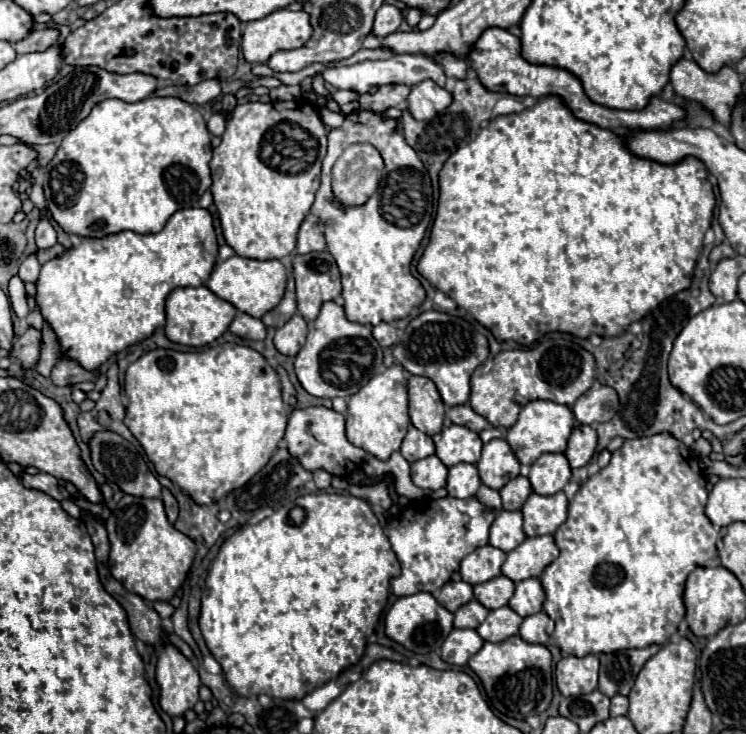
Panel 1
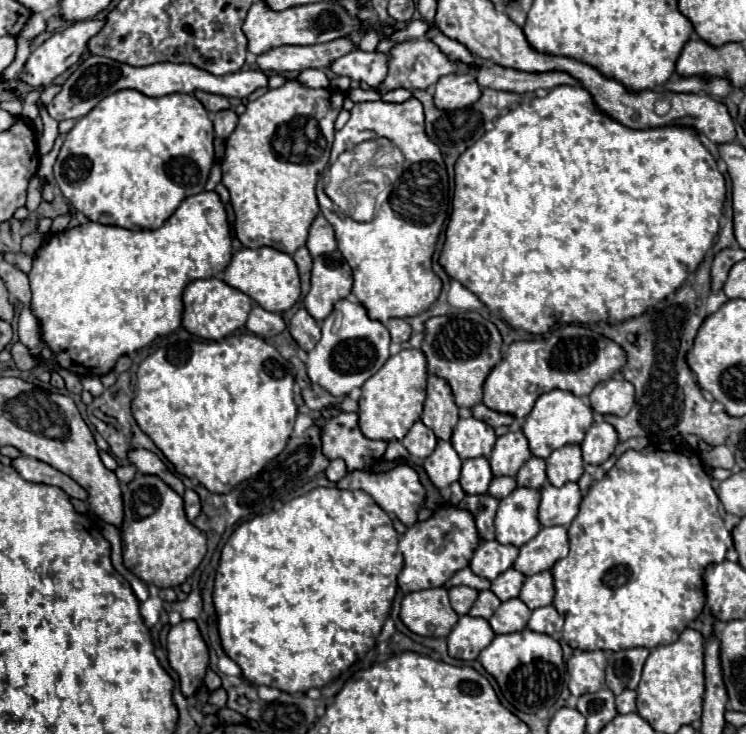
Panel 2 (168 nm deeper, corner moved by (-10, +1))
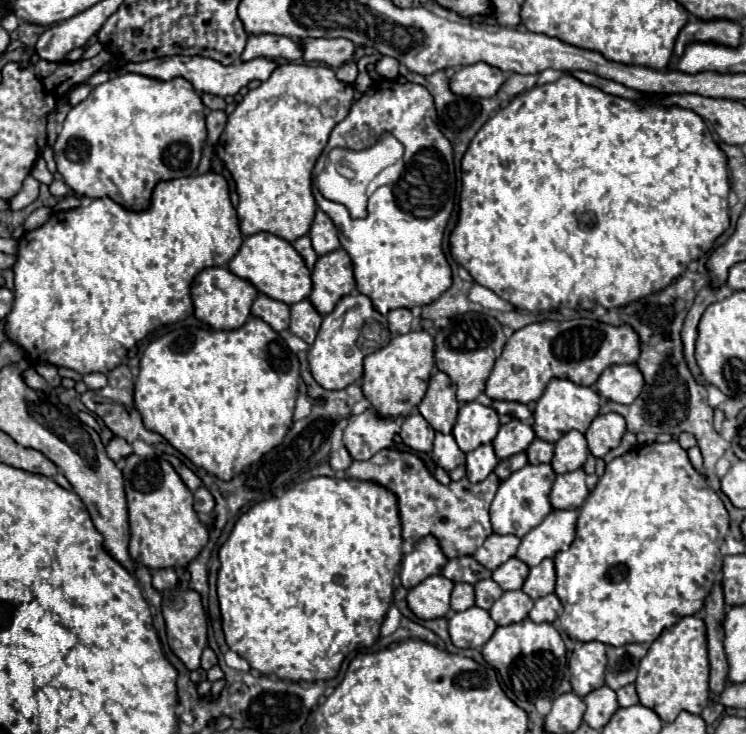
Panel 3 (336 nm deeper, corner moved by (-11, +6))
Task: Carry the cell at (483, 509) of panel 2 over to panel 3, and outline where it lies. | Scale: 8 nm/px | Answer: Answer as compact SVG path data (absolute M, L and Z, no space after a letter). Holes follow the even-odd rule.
M380 450L376 456L372 456L370 460L362 460L362 462L352 462L350 468L344 470L344 478L356 478L356 480L364 480L364 482L374 482L384 486L386 490L390 490L396 498L398 498L398 512L400 512L400 522L402 522L402 538L408 544L416 544L420 538L432 534L440 540L440 546L444 550L444 554L448 558L458 558L458 556L472 556L476 552L476 548L480 548L480 544L484 544L484 540L492 534L492 524L490 524L490 504L496 496L496 488L500 486L498 476L492 472L484 482L472 484L466 478L458 480L458 482L450 482L448 486L442 486L424 466L424 462L412 454L412 452L400 452L400 450Z

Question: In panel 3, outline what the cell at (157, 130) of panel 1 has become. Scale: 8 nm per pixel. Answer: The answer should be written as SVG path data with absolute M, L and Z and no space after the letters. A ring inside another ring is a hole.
M140 74L116 76L94 88L76 108L70 108L54 146L56 168L66 186L78 196L92 200L96 200L96 196L112 196L112 200L124 204L124 208L140 212L140 208L148 208L148 196L152 196L152 188L156 188L160 180L196 174L206 142L204 110L200 96L184 78L160 82Z

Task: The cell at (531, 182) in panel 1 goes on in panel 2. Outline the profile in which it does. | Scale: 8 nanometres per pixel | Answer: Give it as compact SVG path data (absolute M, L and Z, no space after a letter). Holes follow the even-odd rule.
M559 85L545 97L523 99L507 115L495 121L495 127L475 141L455 163L455 195L453 213L445 231L445 245L439 263L445 271L473 291L493 313L501 315L511 327L521 327L529 333L545 333L559 319L563 323L593 323L593 321L625 321L645 313L663 297L671 295L703 261L715 235L719 233L719 217L725 201L725 179L717 169L715 157L699 141L693 127L665 125L655 129L627 129L619 121L599 111L591 93L581 85Z

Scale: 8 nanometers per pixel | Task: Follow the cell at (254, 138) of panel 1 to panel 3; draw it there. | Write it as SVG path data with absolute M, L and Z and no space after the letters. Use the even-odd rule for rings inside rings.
M306 64L278 66L266 82L242 98L228 116L216 150L236 182L240 198L236 212L244 236L272 232L294 242L308 234L316 214L312 168L332 128L348 116L352 98L354 88L340 82L332 68Z

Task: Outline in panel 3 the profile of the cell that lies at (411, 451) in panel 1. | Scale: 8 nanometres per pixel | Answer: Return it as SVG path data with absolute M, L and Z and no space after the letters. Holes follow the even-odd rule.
M410 414L402 422L400 438L416 452L430 452L434 440L434 428L422 418L422 414Z

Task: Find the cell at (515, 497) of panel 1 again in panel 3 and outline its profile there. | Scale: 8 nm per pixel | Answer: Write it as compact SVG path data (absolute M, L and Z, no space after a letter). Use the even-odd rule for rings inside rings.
M536 438L530 448L526 450L526 456L528 456L528 462L530 464L550 464L552 460L552 454L554 454L554 446Z

